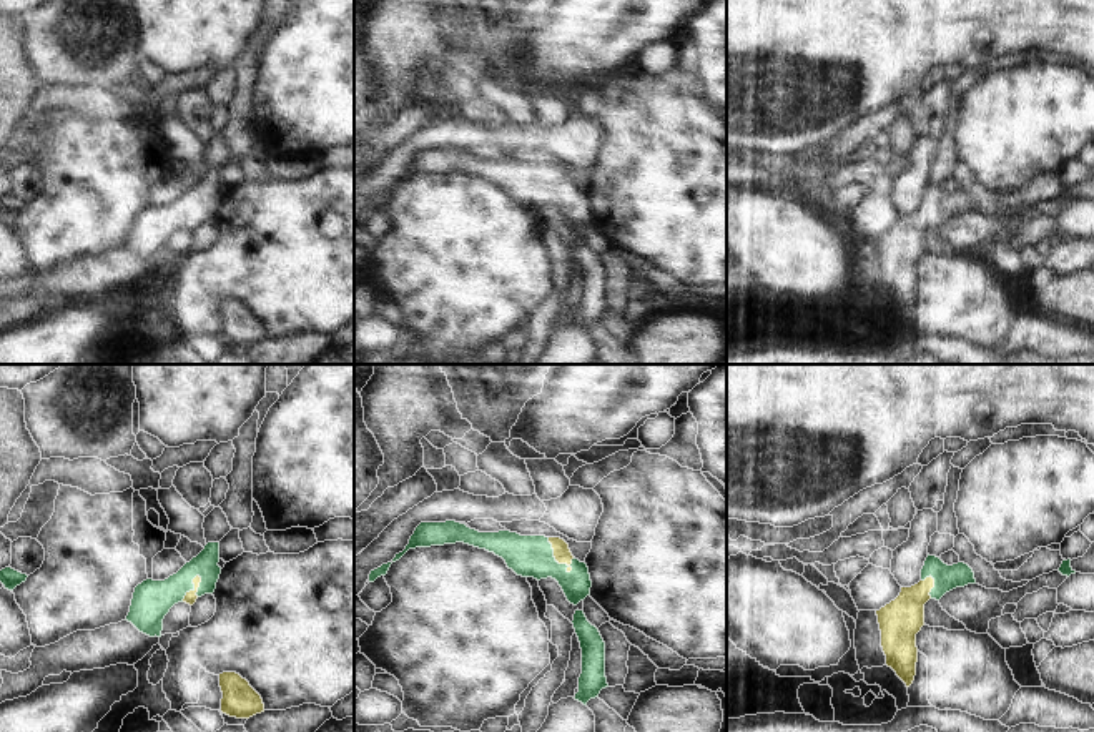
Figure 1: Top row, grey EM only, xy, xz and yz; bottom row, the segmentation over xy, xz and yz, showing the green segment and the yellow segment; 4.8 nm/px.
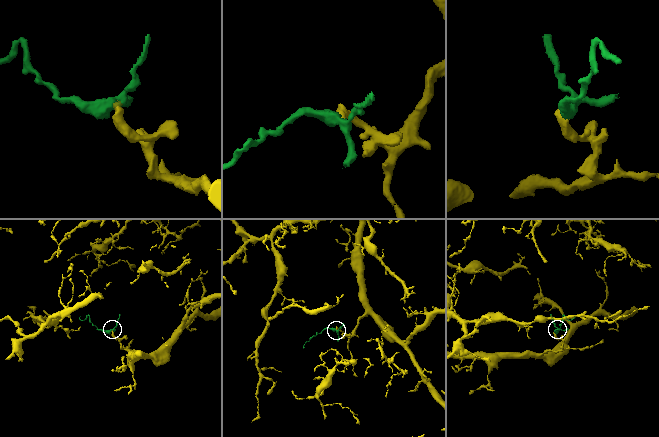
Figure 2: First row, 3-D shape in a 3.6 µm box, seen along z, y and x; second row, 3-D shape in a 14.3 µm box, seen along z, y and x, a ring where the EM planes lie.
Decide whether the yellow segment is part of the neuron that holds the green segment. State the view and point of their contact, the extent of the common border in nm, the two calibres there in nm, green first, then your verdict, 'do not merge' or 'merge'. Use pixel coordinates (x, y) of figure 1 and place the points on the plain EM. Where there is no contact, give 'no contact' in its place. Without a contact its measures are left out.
xz (554, 185) | 200 nm | 200/90 nm | merge

